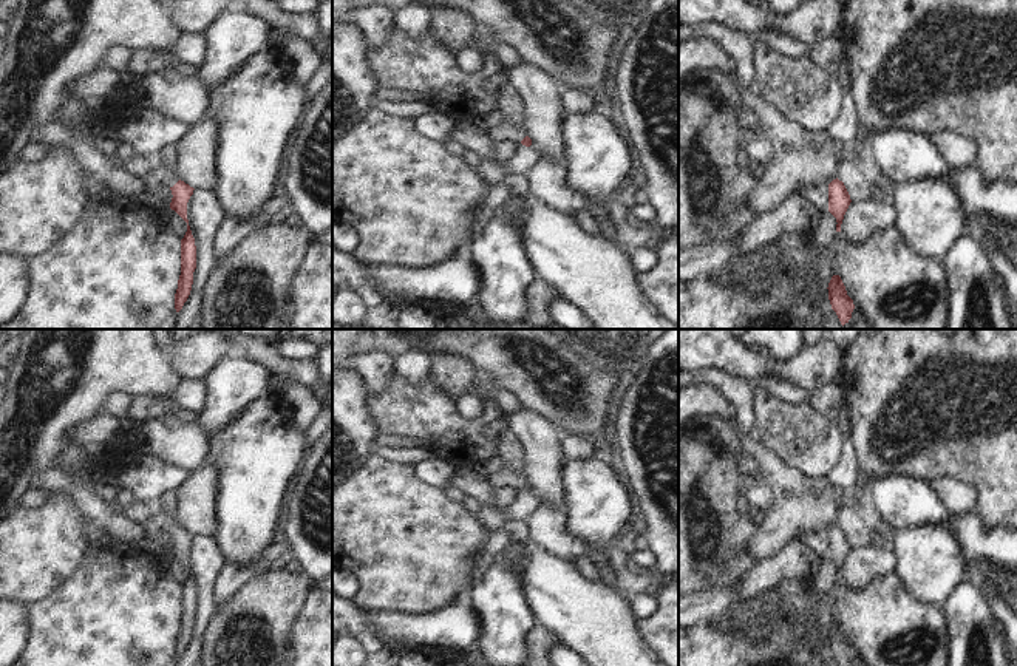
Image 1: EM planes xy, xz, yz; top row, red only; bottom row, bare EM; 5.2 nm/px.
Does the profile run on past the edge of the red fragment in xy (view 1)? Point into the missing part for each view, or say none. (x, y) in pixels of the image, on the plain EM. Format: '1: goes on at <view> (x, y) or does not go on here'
1: goes on at xy (161, 521)

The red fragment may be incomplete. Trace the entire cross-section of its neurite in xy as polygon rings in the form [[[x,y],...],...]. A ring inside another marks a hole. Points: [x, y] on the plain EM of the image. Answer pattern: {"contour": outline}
{"contour": [[[159,507],[153,508],[151,516],[142,522],[142,527],[145,538],[158,539],[162,533],[168,533],[173,541],[170,555],[187,569],[187,578],[181,586],[181,621],[175,640],[175,655],[179,658],[190,641],[196,615],[196,592],[187,566],[187,549],[195,535],[181,527],[172,513]]]}

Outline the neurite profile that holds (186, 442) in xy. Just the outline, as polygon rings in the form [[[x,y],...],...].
[[[192,416],[175,423],[162,419],[145,420],[138,437],[142,453],[189,470],[201,467],[210,448],[209,433]]]

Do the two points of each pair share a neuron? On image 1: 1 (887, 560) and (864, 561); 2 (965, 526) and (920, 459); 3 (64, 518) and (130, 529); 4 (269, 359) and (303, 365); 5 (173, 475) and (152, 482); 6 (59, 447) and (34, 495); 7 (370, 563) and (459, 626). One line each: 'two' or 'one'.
1: one
2: two
3: two
4: one
5: one
6: two
7: two

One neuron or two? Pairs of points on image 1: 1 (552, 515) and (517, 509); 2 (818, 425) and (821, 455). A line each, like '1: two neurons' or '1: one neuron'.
1: two neurons
2: one neuron

